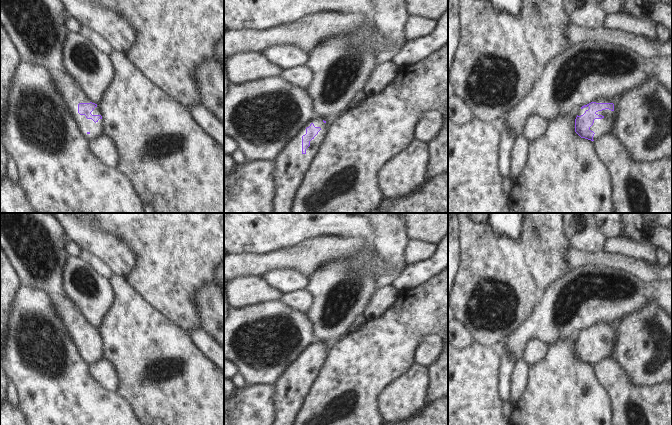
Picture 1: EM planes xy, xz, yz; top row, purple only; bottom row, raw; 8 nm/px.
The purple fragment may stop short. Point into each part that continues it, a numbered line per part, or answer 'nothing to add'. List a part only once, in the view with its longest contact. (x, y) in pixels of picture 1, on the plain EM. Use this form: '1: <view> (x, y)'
1: xz (290, 389)

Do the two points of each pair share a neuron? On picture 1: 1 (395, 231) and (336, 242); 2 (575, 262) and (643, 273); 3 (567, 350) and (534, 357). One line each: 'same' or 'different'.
1: different
2: same
3: different

